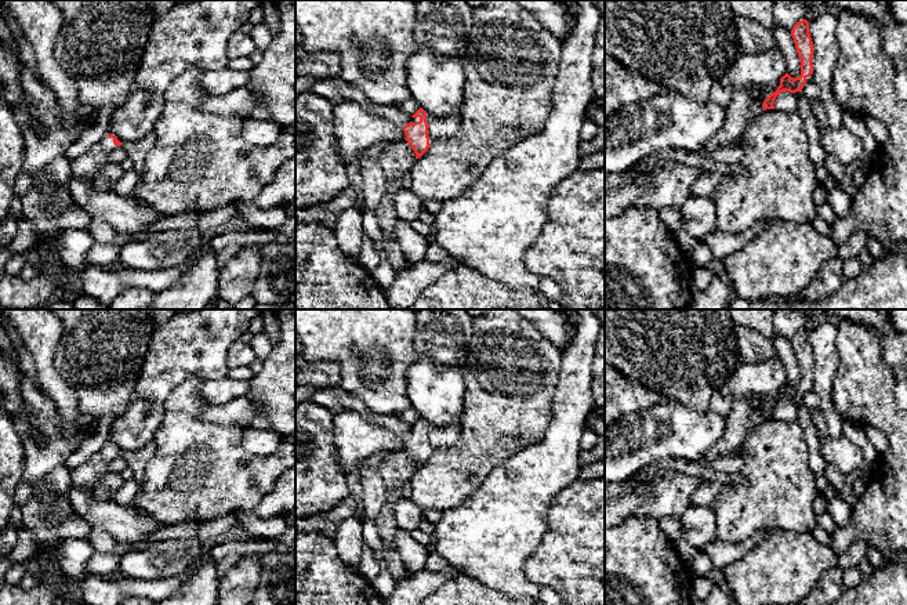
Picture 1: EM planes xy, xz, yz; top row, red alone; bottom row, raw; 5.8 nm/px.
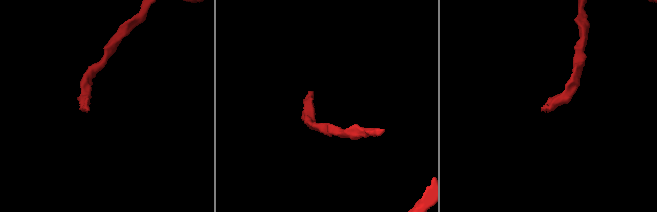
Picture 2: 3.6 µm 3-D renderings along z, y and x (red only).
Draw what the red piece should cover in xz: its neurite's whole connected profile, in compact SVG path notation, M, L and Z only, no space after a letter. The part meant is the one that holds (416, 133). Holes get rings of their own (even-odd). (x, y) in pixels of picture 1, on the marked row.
M420 108L411 122L403 127L404 140L413 148L416 159L421 157L433 144L433 137L429 130L429 113Z

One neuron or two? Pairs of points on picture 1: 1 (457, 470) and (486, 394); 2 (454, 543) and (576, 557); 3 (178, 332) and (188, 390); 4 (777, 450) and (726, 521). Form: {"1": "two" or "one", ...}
{"1": "one", "2": "two", "3": "two", "4": "one"}

